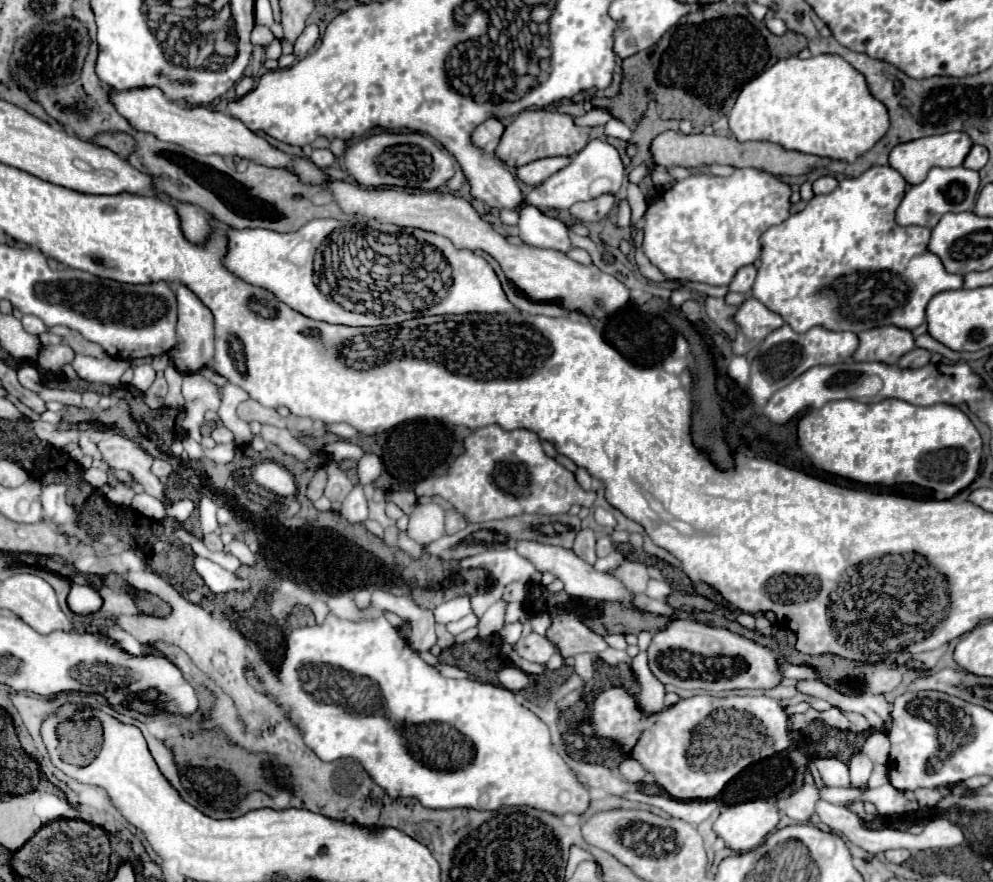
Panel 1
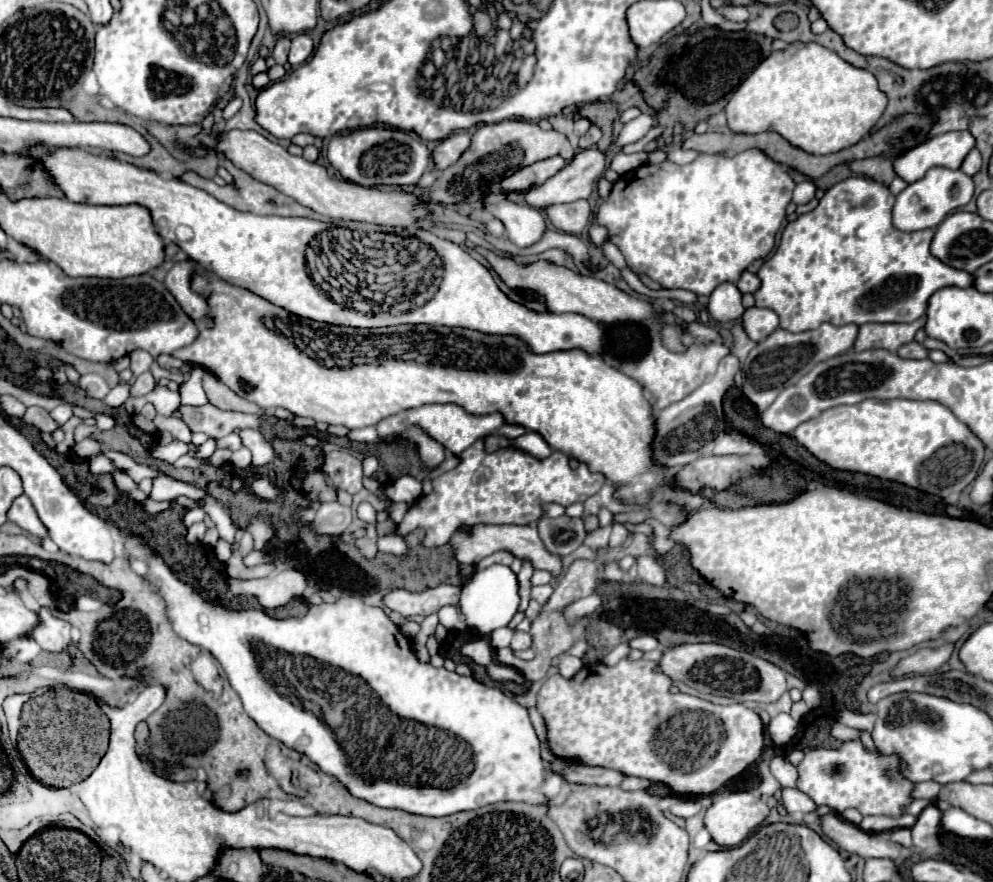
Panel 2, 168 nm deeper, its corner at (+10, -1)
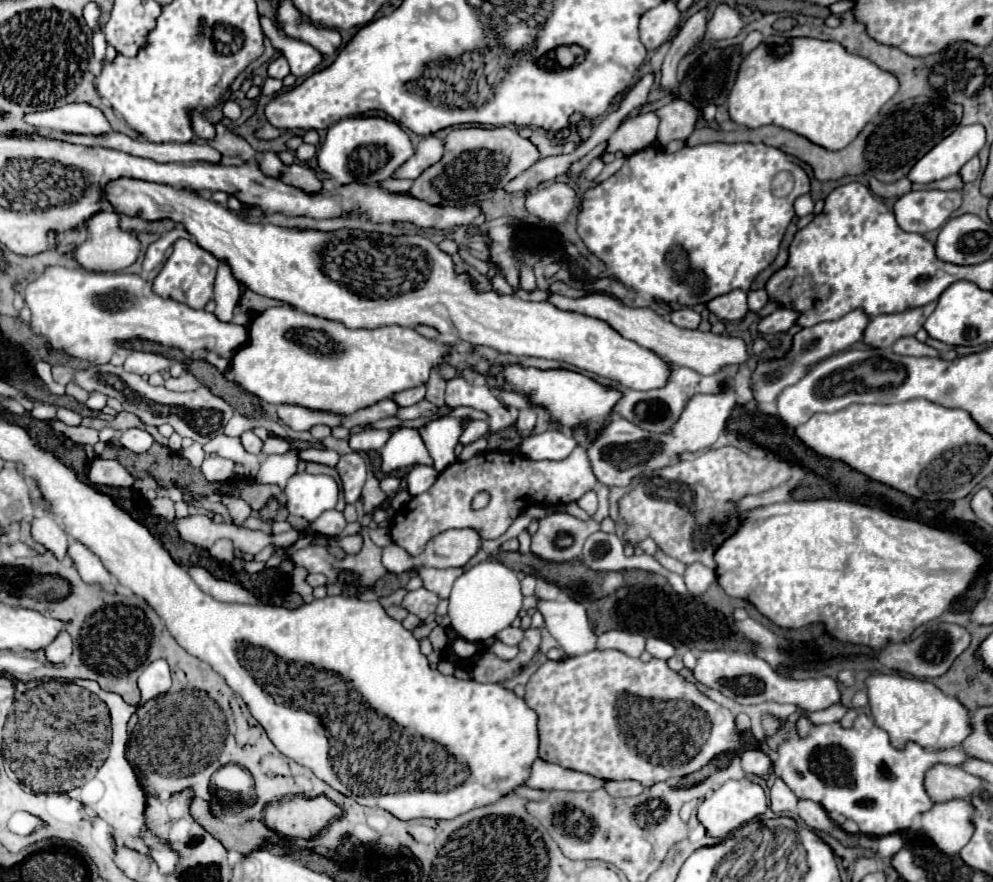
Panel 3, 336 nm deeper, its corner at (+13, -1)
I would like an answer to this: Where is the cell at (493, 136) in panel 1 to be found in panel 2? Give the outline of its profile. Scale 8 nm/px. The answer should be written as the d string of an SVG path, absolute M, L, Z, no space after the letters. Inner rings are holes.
M454 132L454 134L450 134L446 140L442 140L442 142L434 148L434 152L432 152L436 170L442 172L442 170L446 170L448 166L456 164L458 158L470 148L470 142L472 142L472 134L470 134L470 132Z

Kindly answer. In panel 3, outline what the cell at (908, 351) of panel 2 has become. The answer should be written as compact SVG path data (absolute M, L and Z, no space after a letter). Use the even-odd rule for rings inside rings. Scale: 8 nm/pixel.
M915 336L899 338L899 340L893 344L893 352L895 352L895 354L907 354L907 356L933 356L933 358L951 360L951 356L937 352L935 348L931 348L931 346L923 344L923 342L919 342Z

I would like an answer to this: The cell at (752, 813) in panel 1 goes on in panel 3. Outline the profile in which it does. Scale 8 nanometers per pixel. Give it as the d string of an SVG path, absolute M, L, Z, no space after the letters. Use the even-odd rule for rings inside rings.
M729 780L729 782L725 782L721 788L717 788L711 796L707 796L701 802L697 818L699 818L699 822L707 828L707 832L713 838L725 838L735 828L743 826L745 822L751 822L753 818L757 818L765 810L767 810L767 798L765 798L763 788L757 782L751 782L751 780Z

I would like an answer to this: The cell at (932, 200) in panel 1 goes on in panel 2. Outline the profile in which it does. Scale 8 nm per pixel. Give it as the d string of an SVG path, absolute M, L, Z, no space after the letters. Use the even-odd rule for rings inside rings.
M930 168L924 178L916 180L914 184L908 184L898 196L892 212L892 222L898 230L904 232L914 232L914 230L924 230L924 228L936 228L950 212L956 208L968 204L974 196L974 182L970 176L966 176L960 170L950 170L950 168Z

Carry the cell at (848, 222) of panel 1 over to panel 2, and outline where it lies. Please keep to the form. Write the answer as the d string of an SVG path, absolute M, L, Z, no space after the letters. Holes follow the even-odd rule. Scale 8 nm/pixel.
M852 176L852 178L842 180L842 182L834 184L832 188L828 188L814 210L810 210L806 214L800 214L794 222L788 222L788 226L782 232L782 238L780 238L780 244L778 244L776 252L770 258L766 258L764 264L760 266L760 270L756 272L756 276L760 278L760 288L754 292L756 306L774 310L780 318L780 328L784 328L788 332L812 330L820 322L830 322L834 326L844 326L844 324L862 326L862 324L868 324L868 322L914 322L926 312L928 298L936 290L940 290L944 286L958 286L958 288L972 286L972 274L964 274L962 270L952 270L950 266L944 266L938 258L934 258L930 254L930 240L932 240L932 234L934 234L932 228L920 230L920 232L902 232L902 230L896 230L892 226L892 204L894 202L896 202L896 196L888 190L886 184L876 182L872 178L864 178L864 176Z

